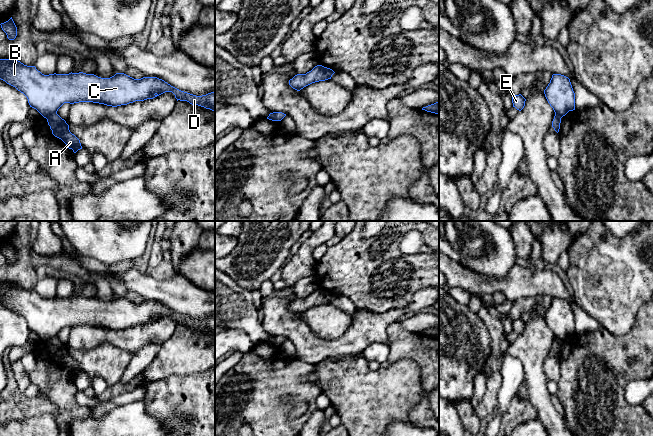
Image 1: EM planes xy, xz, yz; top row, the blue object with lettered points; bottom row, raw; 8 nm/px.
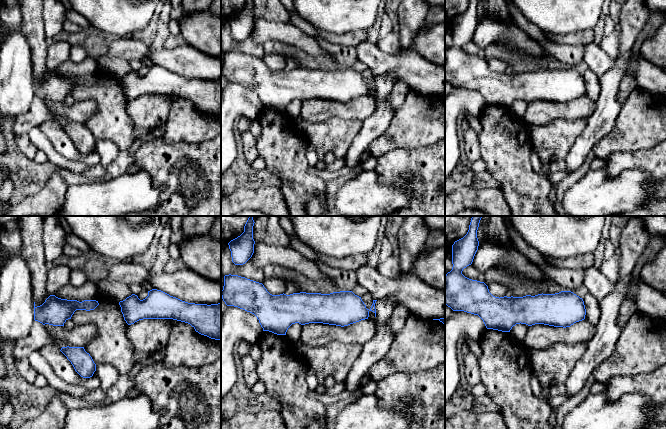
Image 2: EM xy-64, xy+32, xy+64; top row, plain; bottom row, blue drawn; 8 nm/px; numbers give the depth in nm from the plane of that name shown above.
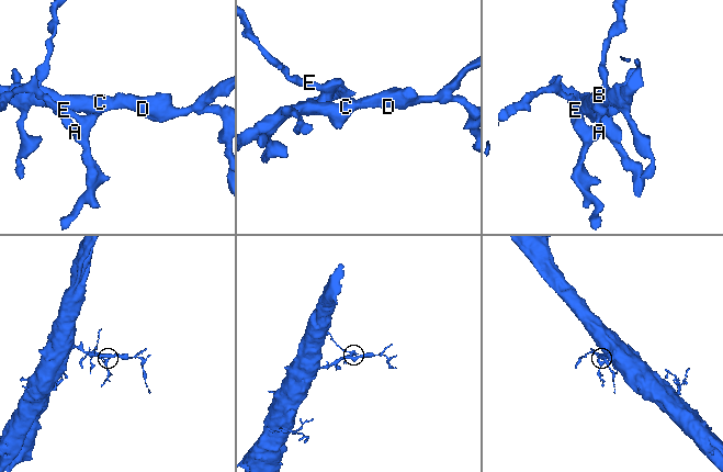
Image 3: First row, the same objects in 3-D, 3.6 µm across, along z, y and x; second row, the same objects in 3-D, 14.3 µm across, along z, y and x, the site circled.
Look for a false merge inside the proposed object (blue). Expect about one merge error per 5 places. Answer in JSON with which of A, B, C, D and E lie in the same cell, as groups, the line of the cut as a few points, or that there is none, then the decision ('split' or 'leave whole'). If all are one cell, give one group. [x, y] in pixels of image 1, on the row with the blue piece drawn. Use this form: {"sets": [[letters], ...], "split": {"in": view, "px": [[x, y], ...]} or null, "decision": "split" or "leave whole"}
{"sets": [["A", "E"], ["B", "C", "D"]], "split": {"in": "xy", "px": [[56, 112], [46, 118]]}, "decision": "split"}

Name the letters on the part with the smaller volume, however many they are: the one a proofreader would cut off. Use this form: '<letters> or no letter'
A, E

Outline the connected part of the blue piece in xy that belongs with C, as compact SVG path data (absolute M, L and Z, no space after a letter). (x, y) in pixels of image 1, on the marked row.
M0 59L0 79L23 93L30 107L36 109L44 118L49 118L64 103L93 102L117 107L135 101L153 99L165 92L172 92L180 101L187 101L215 112L215 91L202 96L196 96L181 91L157 77L143 77L134 79L124 73L116 73L110 78L101 78L94 74L83 72L69 74L44 75L35 66L27 66L17 59Z

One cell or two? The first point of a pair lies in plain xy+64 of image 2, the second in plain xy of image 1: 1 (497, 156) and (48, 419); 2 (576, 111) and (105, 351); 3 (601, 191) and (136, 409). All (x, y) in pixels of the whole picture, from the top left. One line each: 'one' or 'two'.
1: two
2: two
3: one

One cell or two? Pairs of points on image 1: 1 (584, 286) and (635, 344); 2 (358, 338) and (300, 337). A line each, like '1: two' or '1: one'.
1: two
2: one

